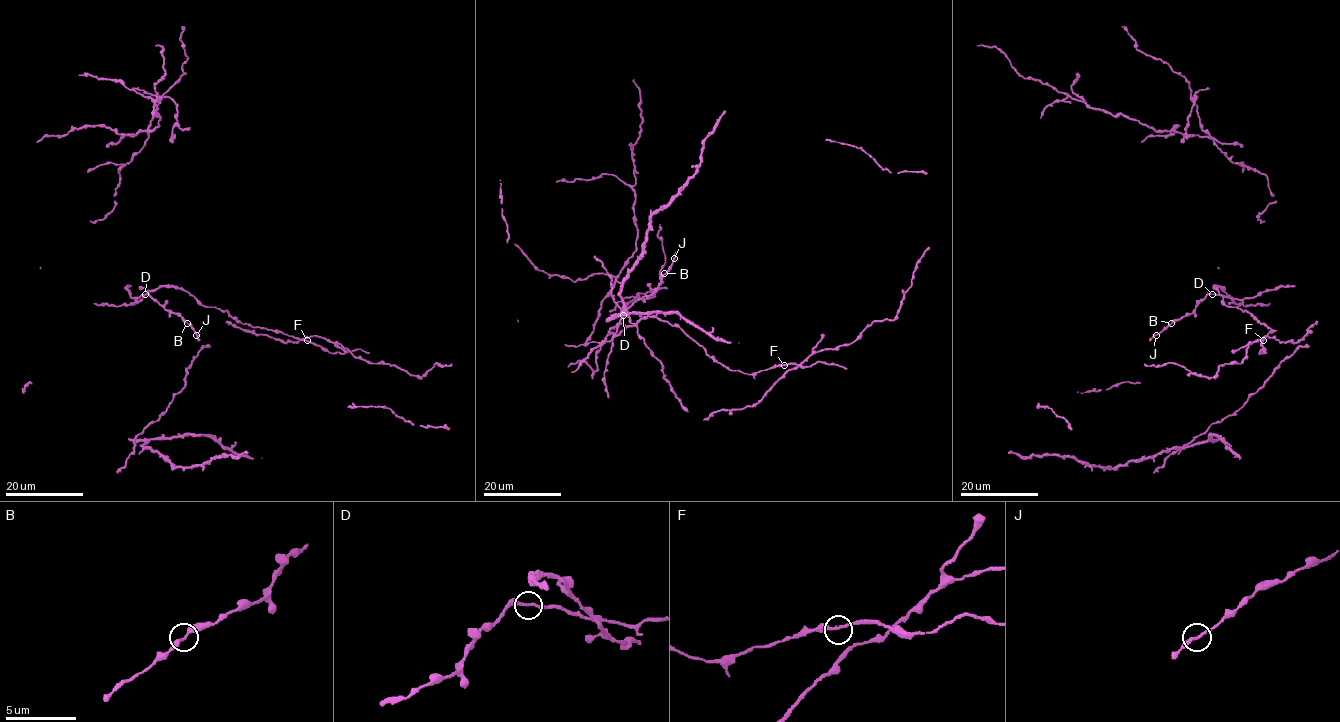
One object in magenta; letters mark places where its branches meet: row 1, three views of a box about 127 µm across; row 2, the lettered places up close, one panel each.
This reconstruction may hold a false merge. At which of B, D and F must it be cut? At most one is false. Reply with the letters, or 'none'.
none

